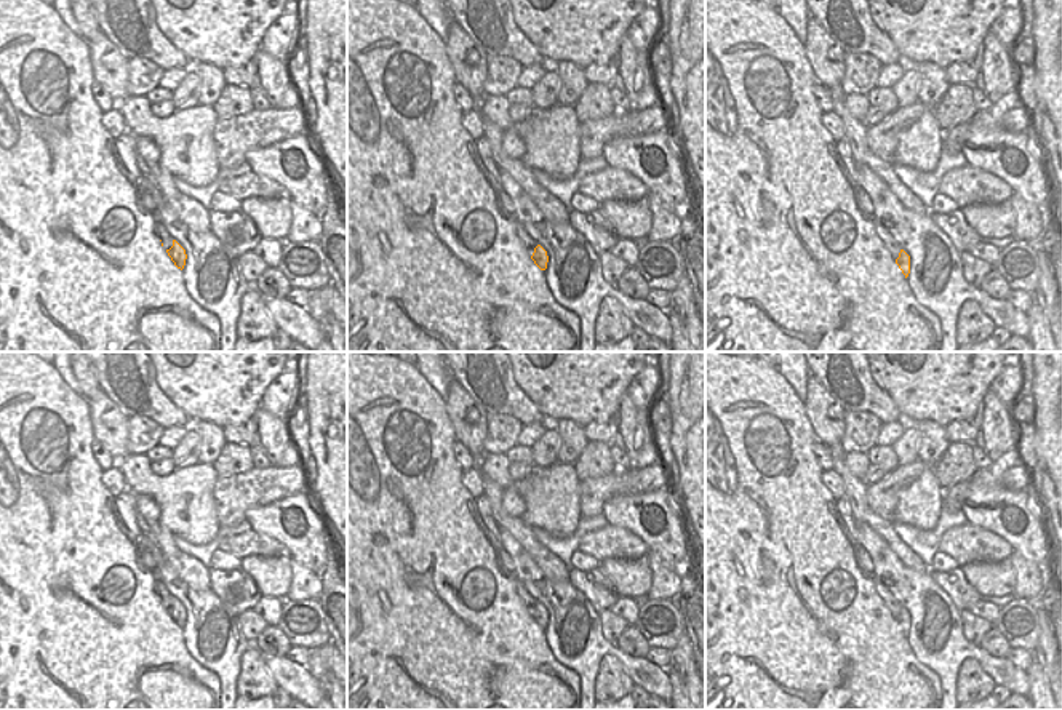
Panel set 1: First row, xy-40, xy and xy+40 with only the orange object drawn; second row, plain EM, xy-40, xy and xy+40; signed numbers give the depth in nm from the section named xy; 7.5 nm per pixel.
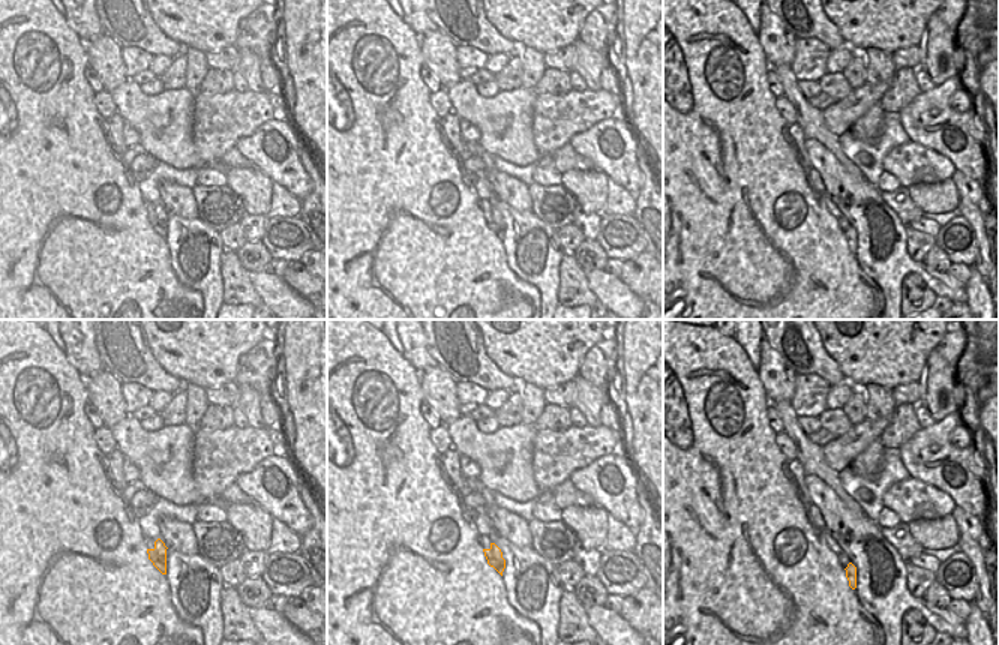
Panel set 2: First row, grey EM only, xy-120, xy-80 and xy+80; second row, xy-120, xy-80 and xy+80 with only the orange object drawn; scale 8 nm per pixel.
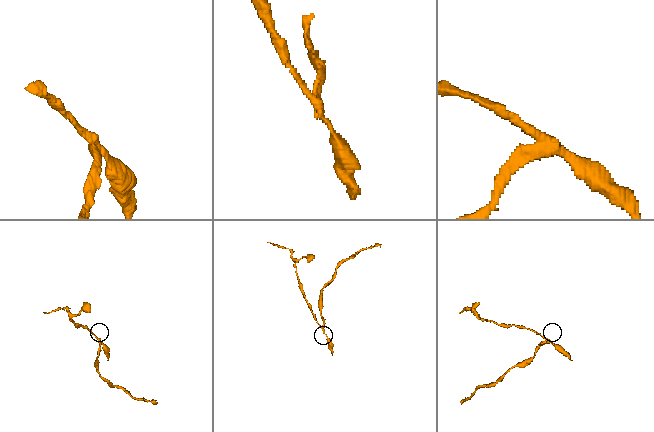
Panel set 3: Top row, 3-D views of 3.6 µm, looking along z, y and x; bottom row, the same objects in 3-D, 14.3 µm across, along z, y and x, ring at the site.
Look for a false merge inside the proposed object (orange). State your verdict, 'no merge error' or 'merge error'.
merge error

